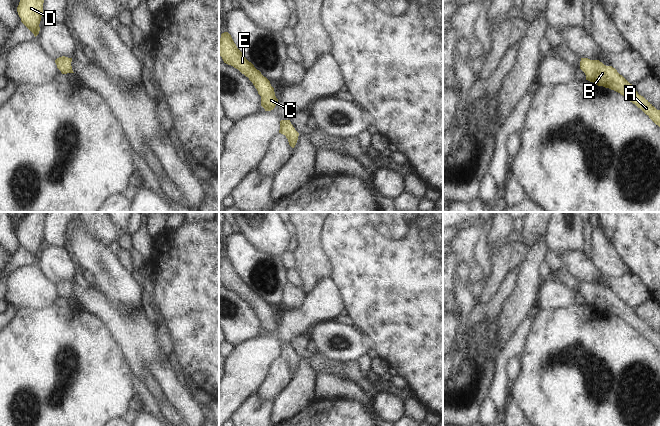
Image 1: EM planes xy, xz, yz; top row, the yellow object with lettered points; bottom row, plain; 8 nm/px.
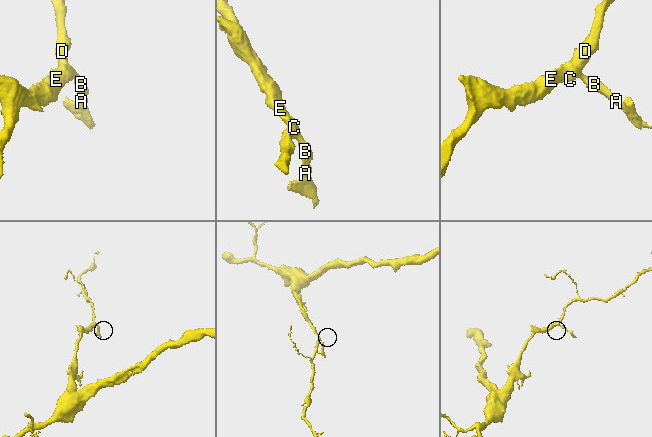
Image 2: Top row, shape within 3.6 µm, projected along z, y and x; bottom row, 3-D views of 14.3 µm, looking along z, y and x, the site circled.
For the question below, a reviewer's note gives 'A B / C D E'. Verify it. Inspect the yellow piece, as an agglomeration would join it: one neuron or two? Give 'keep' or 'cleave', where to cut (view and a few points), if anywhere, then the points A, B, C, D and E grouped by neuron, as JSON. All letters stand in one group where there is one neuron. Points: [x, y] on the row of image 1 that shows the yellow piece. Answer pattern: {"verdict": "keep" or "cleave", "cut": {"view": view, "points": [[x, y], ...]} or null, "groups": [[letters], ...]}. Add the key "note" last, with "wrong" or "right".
{"verdict": "keep", "cut": null, "groups": [["A", "B", "C", "D", "E"]], "note": "wrong"}

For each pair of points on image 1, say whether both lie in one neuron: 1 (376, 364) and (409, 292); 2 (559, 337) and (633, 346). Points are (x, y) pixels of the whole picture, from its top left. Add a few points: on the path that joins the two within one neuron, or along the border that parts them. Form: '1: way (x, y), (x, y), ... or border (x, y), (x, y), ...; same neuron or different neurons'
1: border (377, 355), (390, 367); different neurons
2: way (577, 336), (580, 336), (592, 346), (615, 346); same neuron

